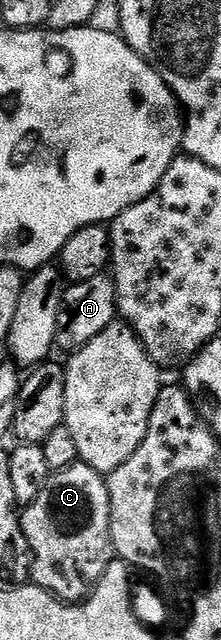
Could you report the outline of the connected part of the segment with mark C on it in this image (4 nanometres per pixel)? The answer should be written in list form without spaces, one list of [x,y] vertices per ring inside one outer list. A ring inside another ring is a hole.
[[[77,462],[66,470],[53,472],[42,494],[34,498],[30,507],[23,509],[20,525],[24,528],[24,537],[28,540],[28,550],[32,557],[31,583],[37,584],[39,588],[45,588],[58,600],[83,601],[102,578],[106,566],[114,559],[108,481],[98,470],[85,464]]]

